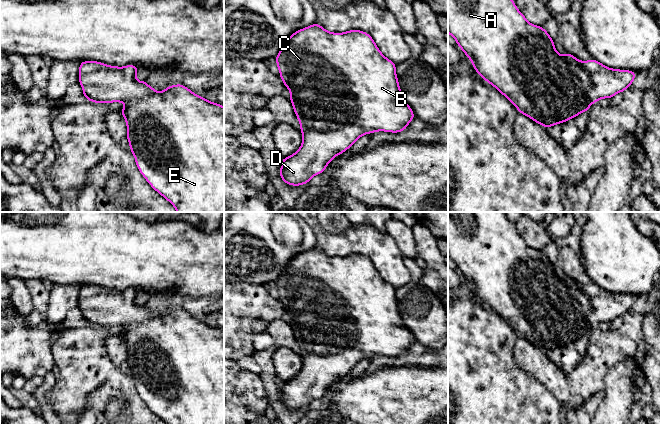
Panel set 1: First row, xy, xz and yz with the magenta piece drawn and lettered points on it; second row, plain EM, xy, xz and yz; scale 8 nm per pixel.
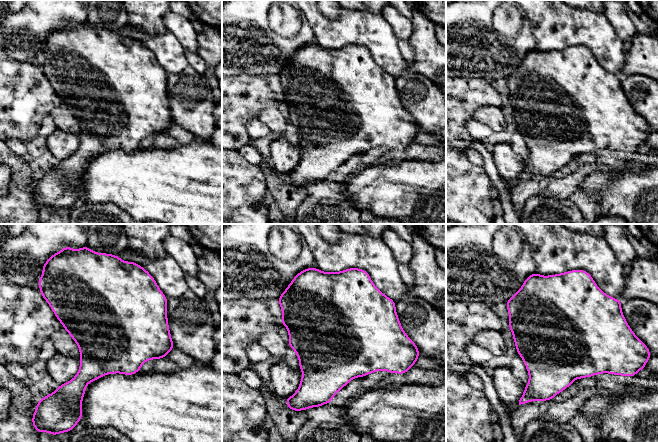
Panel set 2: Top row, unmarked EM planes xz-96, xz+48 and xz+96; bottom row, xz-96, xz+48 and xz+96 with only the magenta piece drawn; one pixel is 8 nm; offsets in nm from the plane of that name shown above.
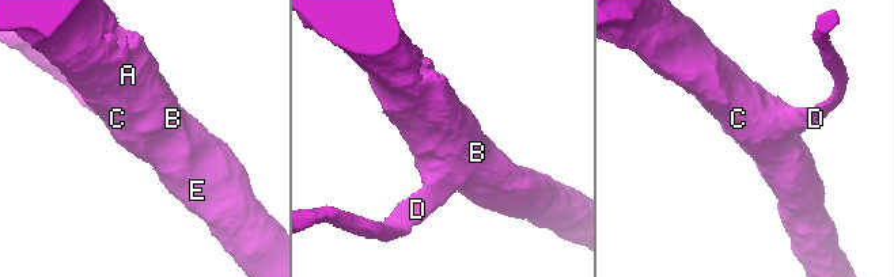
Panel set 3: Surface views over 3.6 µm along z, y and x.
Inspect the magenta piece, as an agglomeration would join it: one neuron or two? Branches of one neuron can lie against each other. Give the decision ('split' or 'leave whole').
leave whole

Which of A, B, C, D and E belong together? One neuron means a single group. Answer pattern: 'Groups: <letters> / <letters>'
Groups: A B C D E

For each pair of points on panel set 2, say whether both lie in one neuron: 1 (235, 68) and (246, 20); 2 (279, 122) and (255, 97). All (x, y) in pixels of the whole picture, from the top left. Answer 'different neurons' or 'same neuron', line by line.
1: same neuron
2: different neurons

